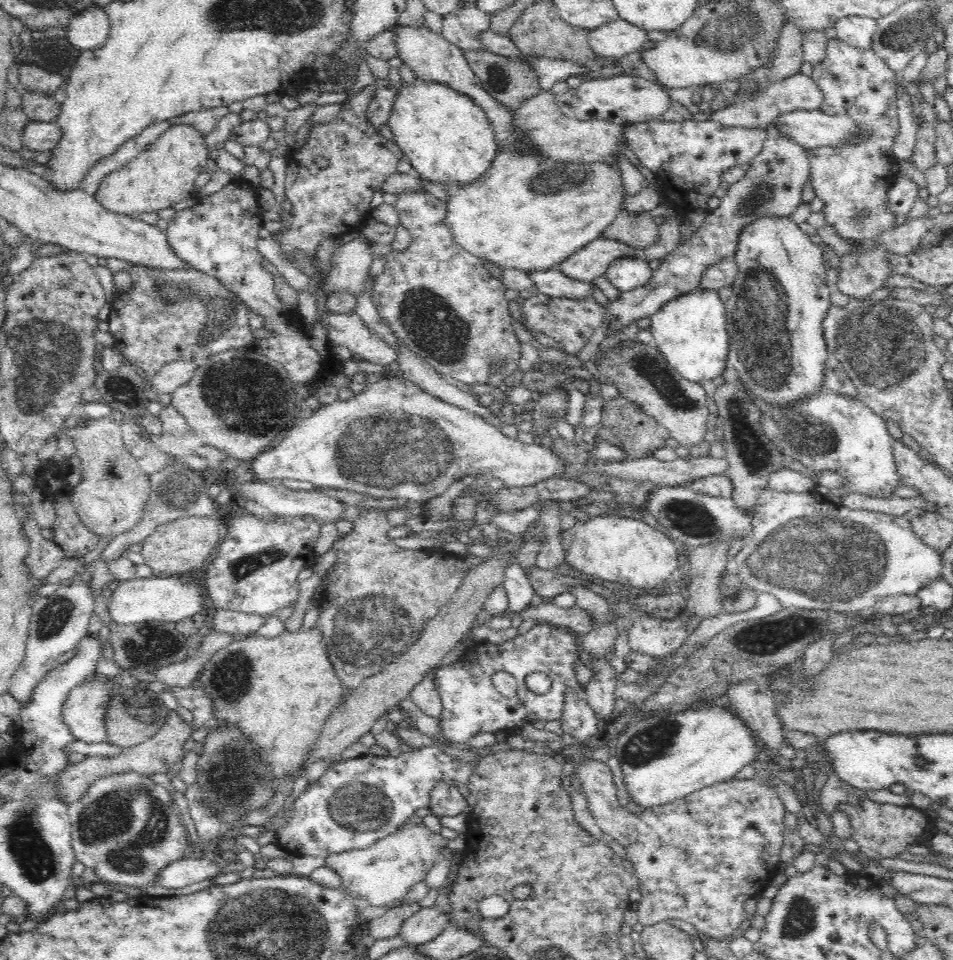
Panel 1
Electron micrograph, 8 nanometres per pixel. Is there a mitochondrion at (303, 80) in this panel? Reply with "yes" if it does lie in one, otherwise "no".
no

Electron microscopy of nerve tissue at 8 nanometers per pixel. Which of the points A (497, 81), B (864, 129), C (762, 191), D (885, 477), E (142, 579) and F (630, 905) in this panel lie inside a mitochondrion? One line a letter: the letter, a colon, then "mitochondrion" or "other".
A: mitochondrion
B: other
C: mitochondrion
D: other
E: other
F: other

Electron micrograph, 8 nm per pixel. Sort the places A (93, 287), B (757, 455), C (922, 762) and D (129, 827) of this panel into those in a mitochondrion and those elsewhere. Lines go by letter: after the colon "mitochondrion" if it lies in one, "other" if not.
A: other
B: mitochondrion
C: other
D: mitochondrion

